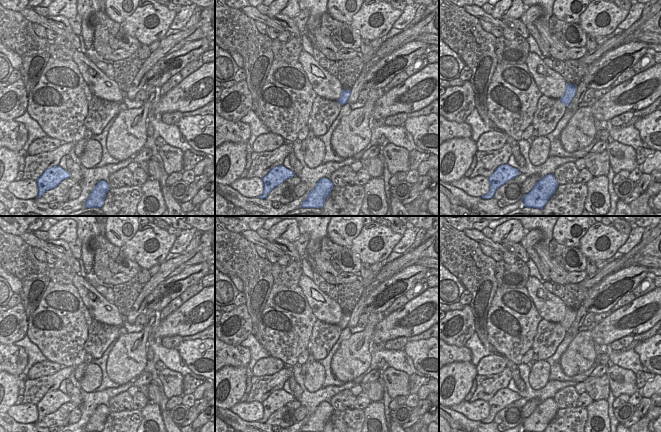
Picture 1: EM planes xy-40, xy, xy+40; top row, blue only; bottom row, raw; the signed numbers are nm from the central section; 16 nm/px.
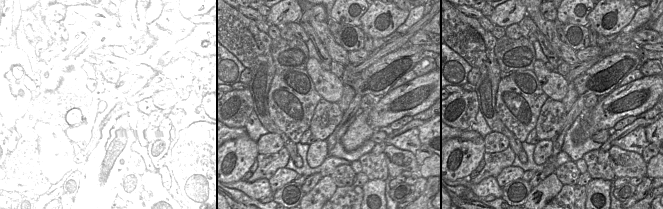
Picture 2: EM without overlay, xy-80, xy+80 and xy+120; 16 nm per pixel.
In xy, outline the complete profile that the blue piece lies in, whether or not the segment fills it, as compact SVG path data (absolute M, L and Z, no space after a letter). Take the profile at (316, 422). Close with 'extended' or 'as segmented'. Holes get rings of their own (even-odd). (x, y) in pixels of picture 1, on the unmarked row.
M321 402L315 412L308 417L308 421L302 426L301 432L323 432L334 409L328 402Z; as segmented

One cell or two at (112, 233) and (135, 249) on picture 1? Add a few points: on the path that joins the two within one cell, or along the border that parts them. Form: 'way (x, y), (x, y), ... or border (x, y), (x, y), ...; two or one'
border (139, 226), (137, 231), (121, 247); two

